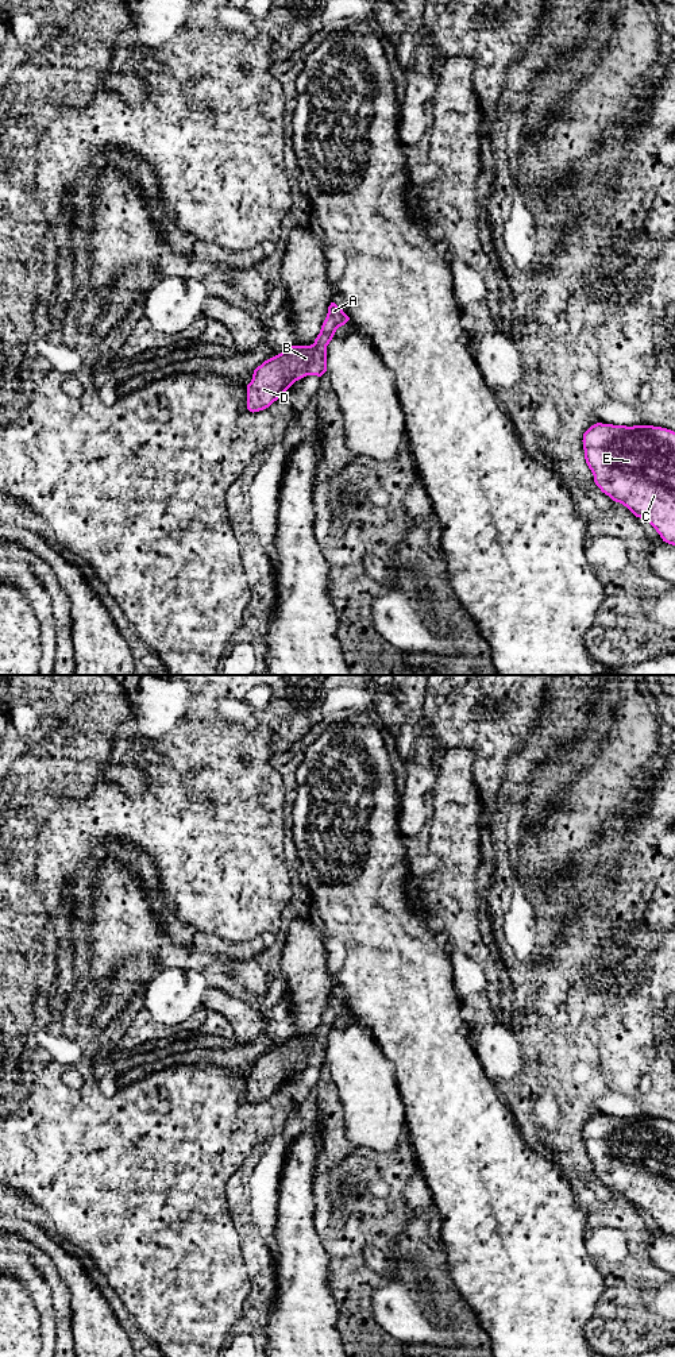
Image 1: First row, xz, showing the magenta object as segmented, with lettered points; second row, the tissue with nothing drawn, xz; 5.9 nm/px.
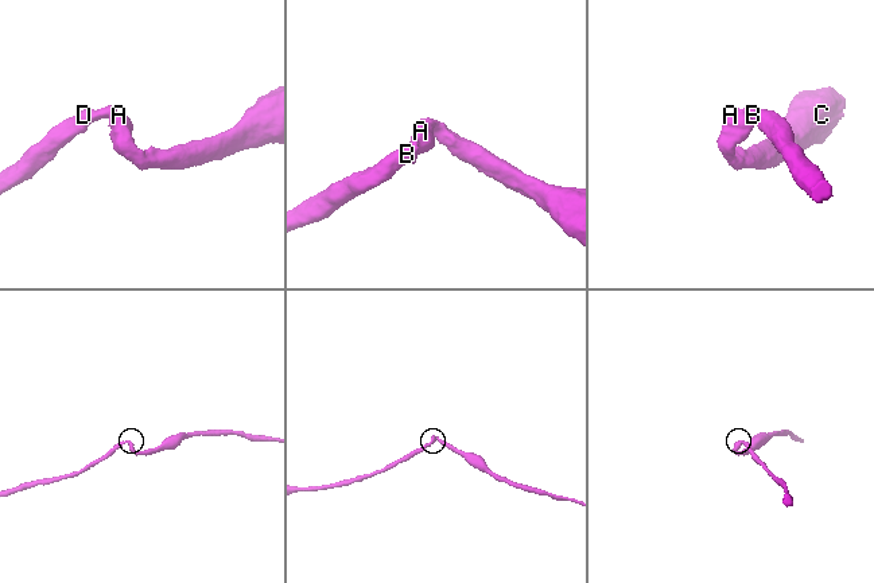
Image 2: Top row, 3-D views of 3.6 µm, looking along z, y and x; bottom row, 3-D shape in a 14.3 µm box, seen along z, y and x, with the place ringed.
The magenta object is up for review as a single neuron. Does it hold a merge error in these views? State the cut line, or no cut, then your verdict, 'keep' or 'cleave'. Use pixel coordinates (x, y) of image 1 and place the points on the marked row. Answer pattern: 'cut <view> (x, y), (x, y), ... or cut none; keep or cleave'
cut none; keep

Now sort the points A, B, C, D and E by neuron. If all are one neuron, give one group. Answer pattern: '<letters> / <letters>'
A B C D E

